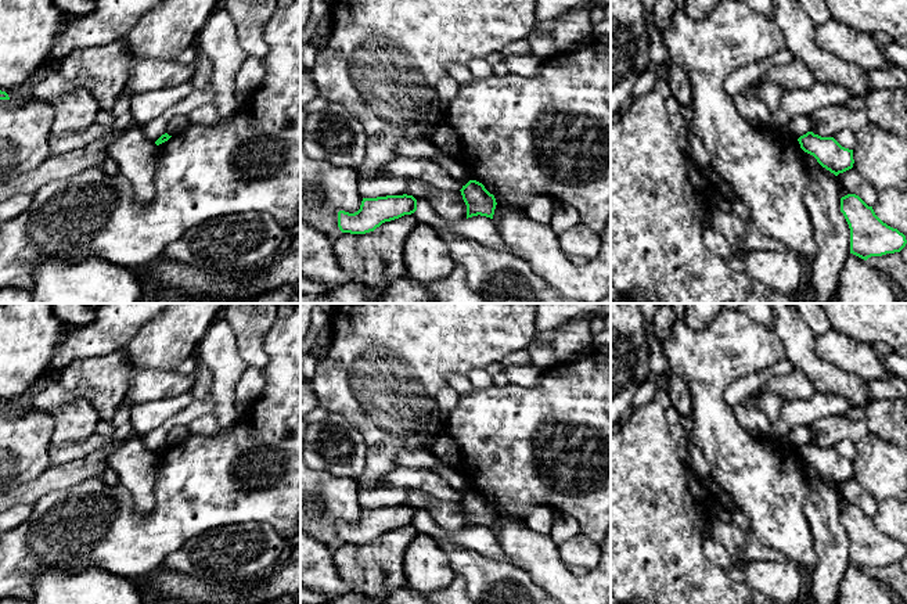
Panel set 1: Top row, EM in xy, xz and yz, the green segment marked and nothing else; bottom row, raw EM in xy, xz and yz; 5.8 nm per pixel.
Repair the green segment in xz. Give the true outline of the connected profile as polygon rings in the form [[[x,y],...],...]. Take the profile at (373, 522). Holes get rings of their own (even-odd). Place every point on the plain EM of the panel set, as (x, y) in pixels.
[[[407,504],[363,508],[357,522],[338,522],[338,538],[342,543],[366,544],[385,532],[411,525],[415,521],[417,510]]]

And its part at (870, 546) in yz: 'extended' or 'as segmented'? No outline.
as segmented

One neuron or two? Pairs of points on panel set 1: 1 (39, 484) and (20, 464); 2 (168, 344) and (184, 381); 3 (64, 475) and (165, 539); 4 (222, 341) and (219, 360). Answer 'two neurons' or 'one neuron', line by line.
1: two neurons
2: two neurons
3: two neurons
4: one neuron

